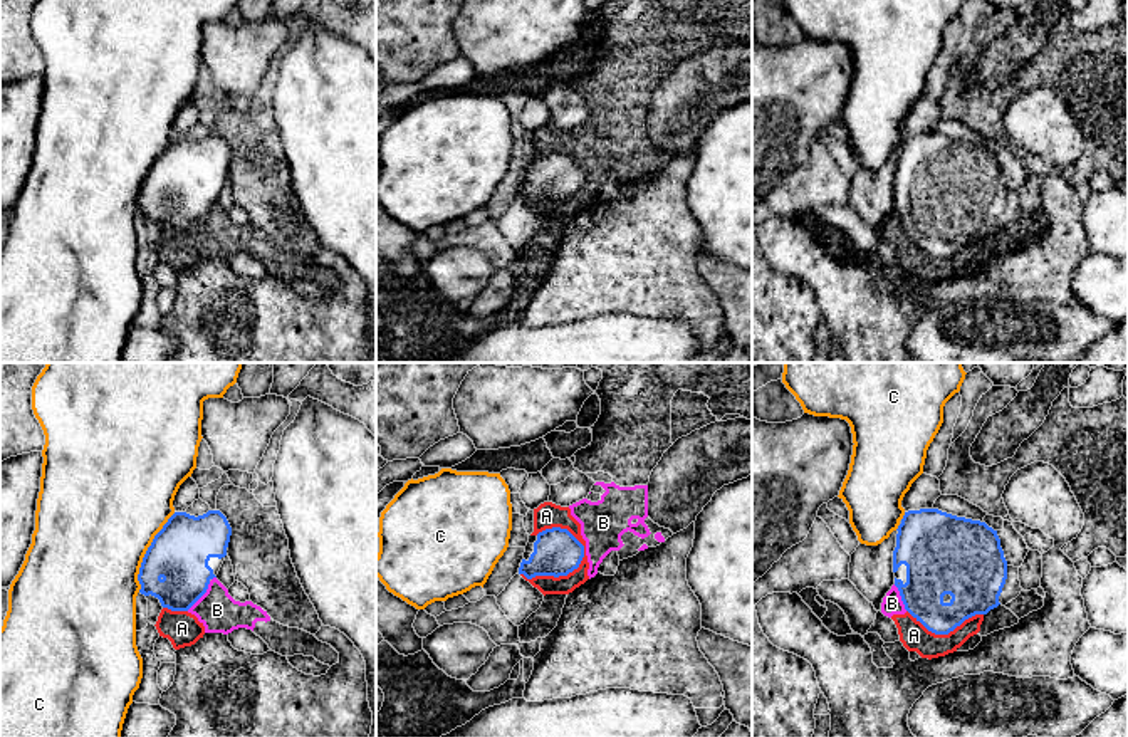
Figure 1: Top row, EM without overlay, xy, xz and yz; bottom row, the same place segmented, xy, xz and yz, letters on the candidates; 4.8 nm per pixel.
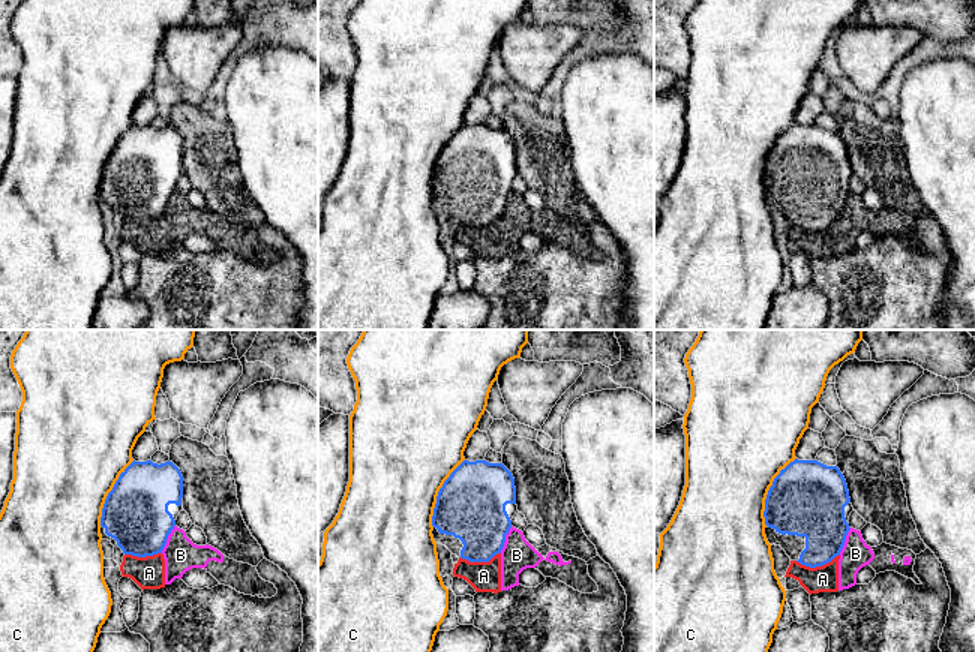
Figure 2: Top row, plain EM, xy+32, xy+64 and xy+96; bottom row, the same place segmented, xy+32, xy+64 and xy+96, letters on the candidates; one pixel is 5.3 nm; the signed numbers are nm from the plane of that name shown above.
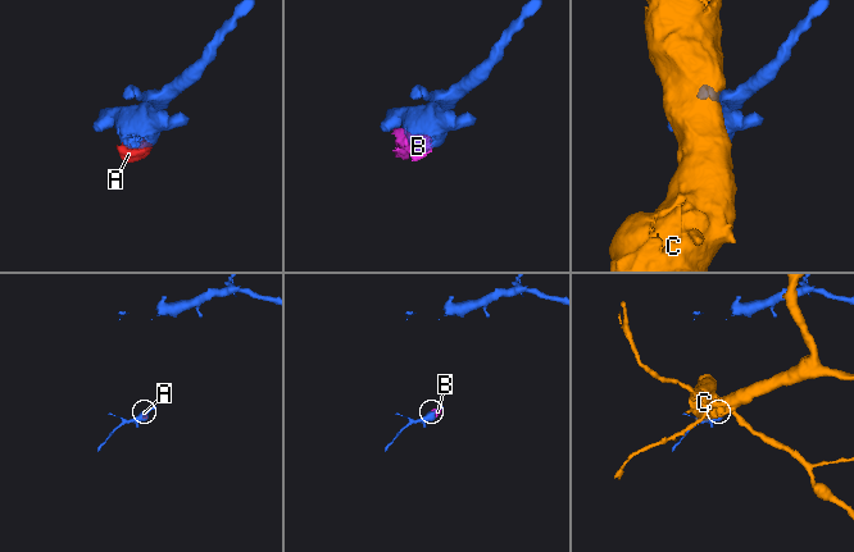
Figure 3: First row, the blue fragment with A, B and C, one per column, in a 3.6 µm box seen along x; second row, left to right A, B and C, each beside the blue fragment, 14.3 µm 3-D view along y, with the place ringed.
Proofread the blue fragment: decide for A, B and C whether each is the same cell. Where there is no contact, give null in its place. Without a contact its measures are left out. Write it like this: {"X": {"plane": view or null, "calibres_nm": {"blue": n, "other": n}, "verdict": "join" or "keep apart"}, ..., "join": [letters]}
{"A": {"plane": "xz", "calibres_nm": {"blue": 220, "other": 100}, "verdict": "keep apart"}, "B": {"plane": "xy", "calibres_nm": {"blue": 280, "other": 190}, "verdict": "keep apart"}, "C": {"plane": "xy", "calibres_nm": {"blue": 280, "other": 480}, "verdict": "keep apart"}, "join": []}

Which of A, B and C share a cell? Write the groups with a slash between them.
A B / C

